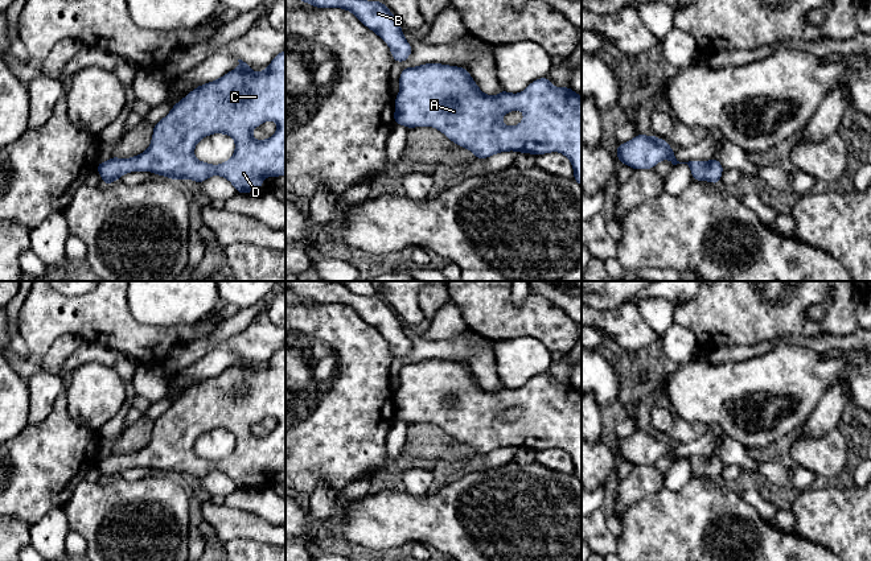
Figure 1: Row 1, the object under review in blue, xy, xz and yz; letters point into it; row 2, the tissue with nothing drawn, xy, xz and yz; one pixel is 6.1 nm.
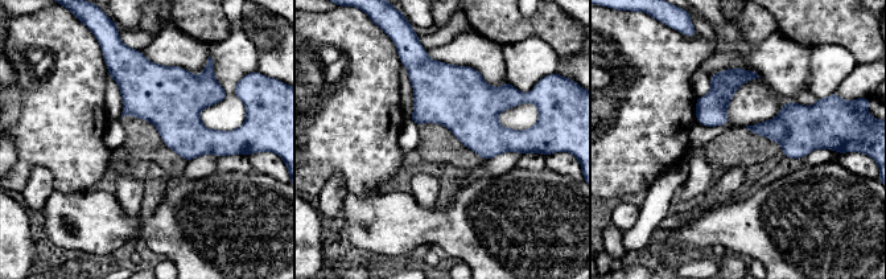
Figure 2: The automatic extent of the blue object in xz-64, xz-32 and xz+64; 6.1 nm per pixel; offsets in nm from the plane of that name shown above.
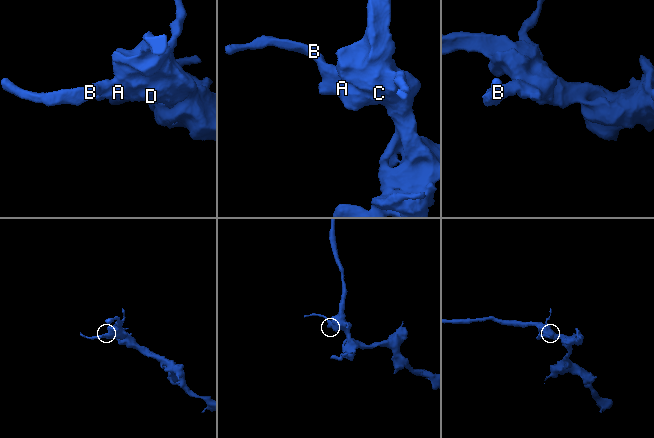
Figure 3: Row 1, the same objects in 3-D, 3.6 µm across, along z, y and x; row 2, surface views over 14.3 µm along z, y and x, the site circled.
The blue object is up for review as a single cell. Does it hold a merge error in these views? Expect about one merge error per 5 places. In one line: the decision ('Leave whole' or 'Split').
Leave whole

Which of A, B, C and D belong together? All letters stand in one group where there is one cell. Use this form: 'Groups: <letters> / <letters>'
Groups: A B C D

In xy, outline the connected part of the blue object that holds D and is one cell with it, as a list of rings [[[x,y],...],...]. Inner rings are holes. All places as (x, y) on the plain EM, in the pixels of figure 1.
[[[285,345],[275,351],[264,367],[254,368],[248,359],[238,355],[239,363],[223,372],[201,380],[173,400],[170,408],[153,421],[148,445],[135,453],[111,453],[98,458],[96,467],[103,480],[119,477],[131,467],[151,467],[174,477],[189,474],[202,479],[211,471],[221,471],[231,478],[239,490],[260,487],[264,473],[285,471]],[[274,416],[278,426],[267,436],[255,436],[252,425]],[[213,429],[234,434],[234,450],[223,459],[211,461],[194,453],[200,436]]]

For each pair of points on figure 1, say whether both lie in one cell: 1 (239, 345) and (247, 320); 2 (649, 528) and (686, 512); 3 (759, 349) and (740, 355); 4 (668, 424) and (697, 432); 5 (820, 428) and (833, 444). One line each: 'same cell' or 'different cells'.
1: different cells
2: same cell
3: same cell
4: same cell
5: different cells

